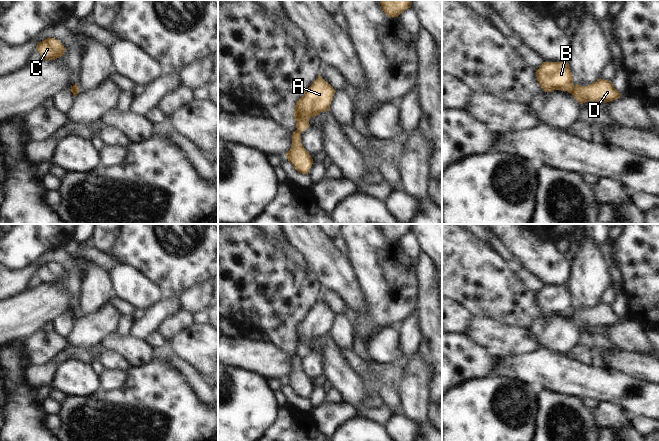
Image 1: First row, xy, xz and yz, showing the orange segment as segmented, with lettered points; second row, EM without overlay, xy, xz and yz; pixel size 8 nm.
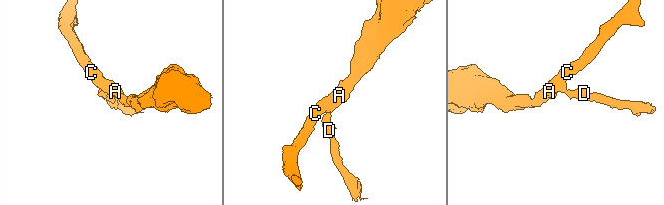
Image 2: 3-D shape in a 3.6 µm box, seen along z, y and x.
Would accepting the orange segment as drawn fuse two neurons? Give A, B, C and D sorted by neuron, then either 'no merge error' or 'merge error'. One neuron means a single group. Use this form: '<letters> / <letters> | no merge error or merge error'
A B C / D | merge error

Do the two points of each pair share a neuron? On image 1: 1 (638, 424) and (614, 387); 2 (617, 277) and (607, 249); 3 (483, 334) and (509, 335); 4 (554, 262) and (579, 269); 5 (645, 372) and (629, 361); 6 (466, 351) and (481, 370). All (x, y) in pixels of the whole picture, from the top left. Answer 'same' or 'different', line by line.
1: different
2: same
3: same
4: different
5: same
6: same

